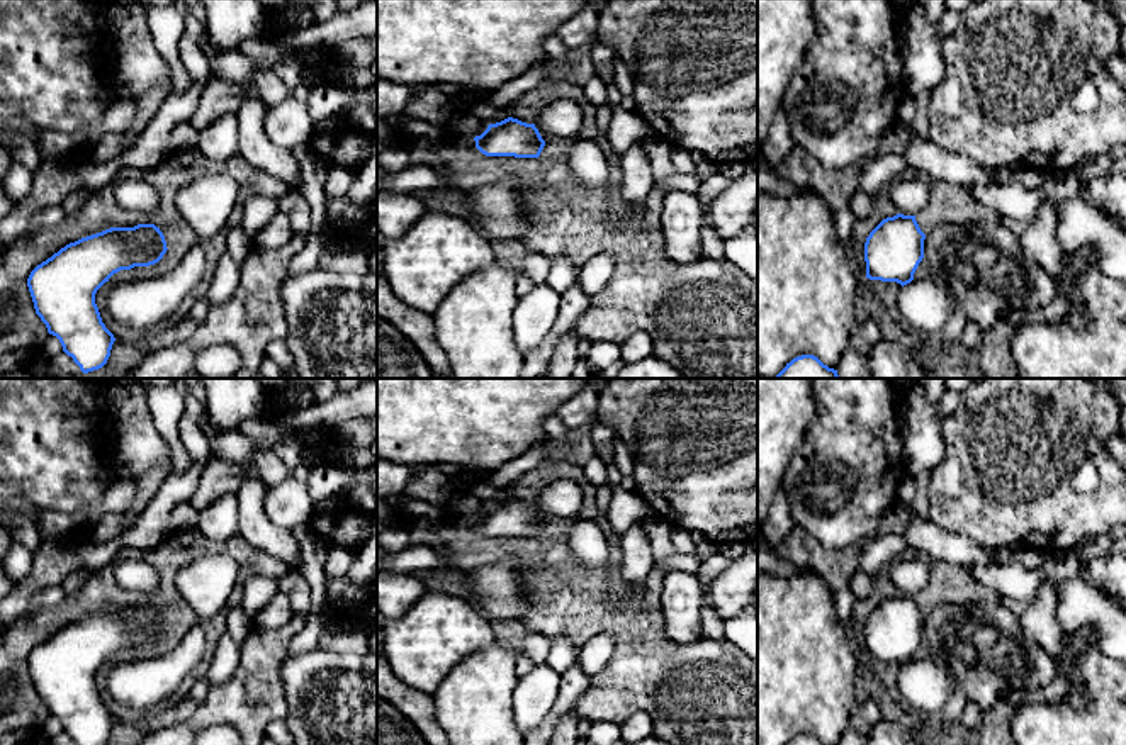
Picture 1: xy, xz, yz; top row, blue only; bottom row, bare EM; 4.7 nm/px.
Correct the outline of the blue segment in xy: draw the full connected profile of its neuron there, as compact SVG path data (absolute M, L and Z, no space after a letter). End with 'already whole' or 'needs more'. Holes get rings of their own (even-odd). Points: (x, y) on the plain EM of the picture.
M155 604L110 608L66 625L31 652L36 694L76 745L105 745L115 721L102 703L97 670L121 650L158 643L166 630Z | already whole

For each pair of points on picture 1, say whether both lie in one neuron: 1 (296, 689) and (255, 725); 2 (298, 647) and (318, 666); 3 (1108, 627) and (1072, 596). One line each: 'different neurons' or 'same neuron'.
1: different neurons
2: different neurons
3: same neuron

